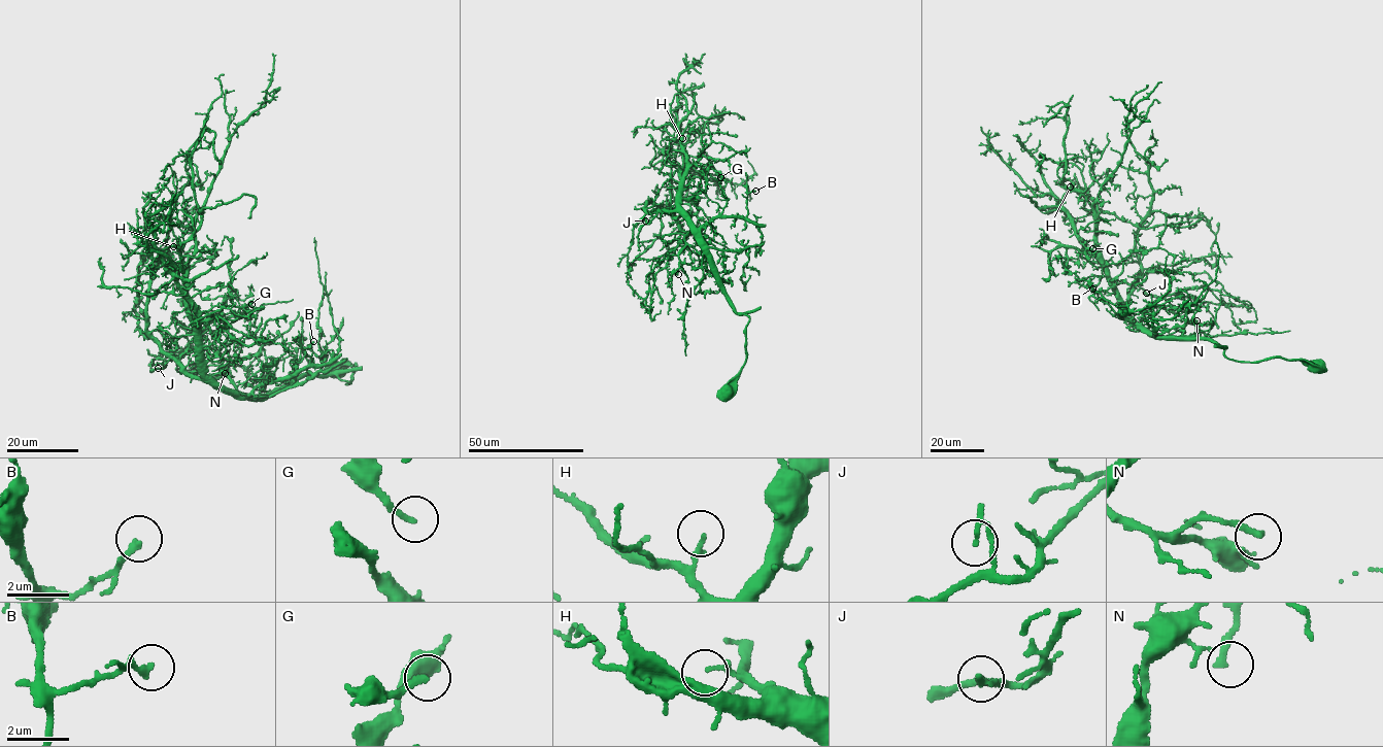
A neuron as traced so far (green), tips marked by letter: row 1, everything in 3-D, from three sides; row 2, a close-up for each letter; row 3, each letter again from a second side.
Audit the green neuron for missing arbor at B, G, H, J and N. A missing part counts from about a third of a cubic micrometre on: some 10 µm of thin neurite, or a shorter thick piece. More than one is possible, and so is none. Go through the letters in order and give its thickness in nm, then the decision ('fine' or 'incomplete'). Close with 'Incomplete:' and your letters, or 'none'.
B: 220 nm | fine
G: 190 nm | fine
H: 170 nm | fine
J: 110 nm | fine
N: 220 nm | incomplete
Incomplete: N

